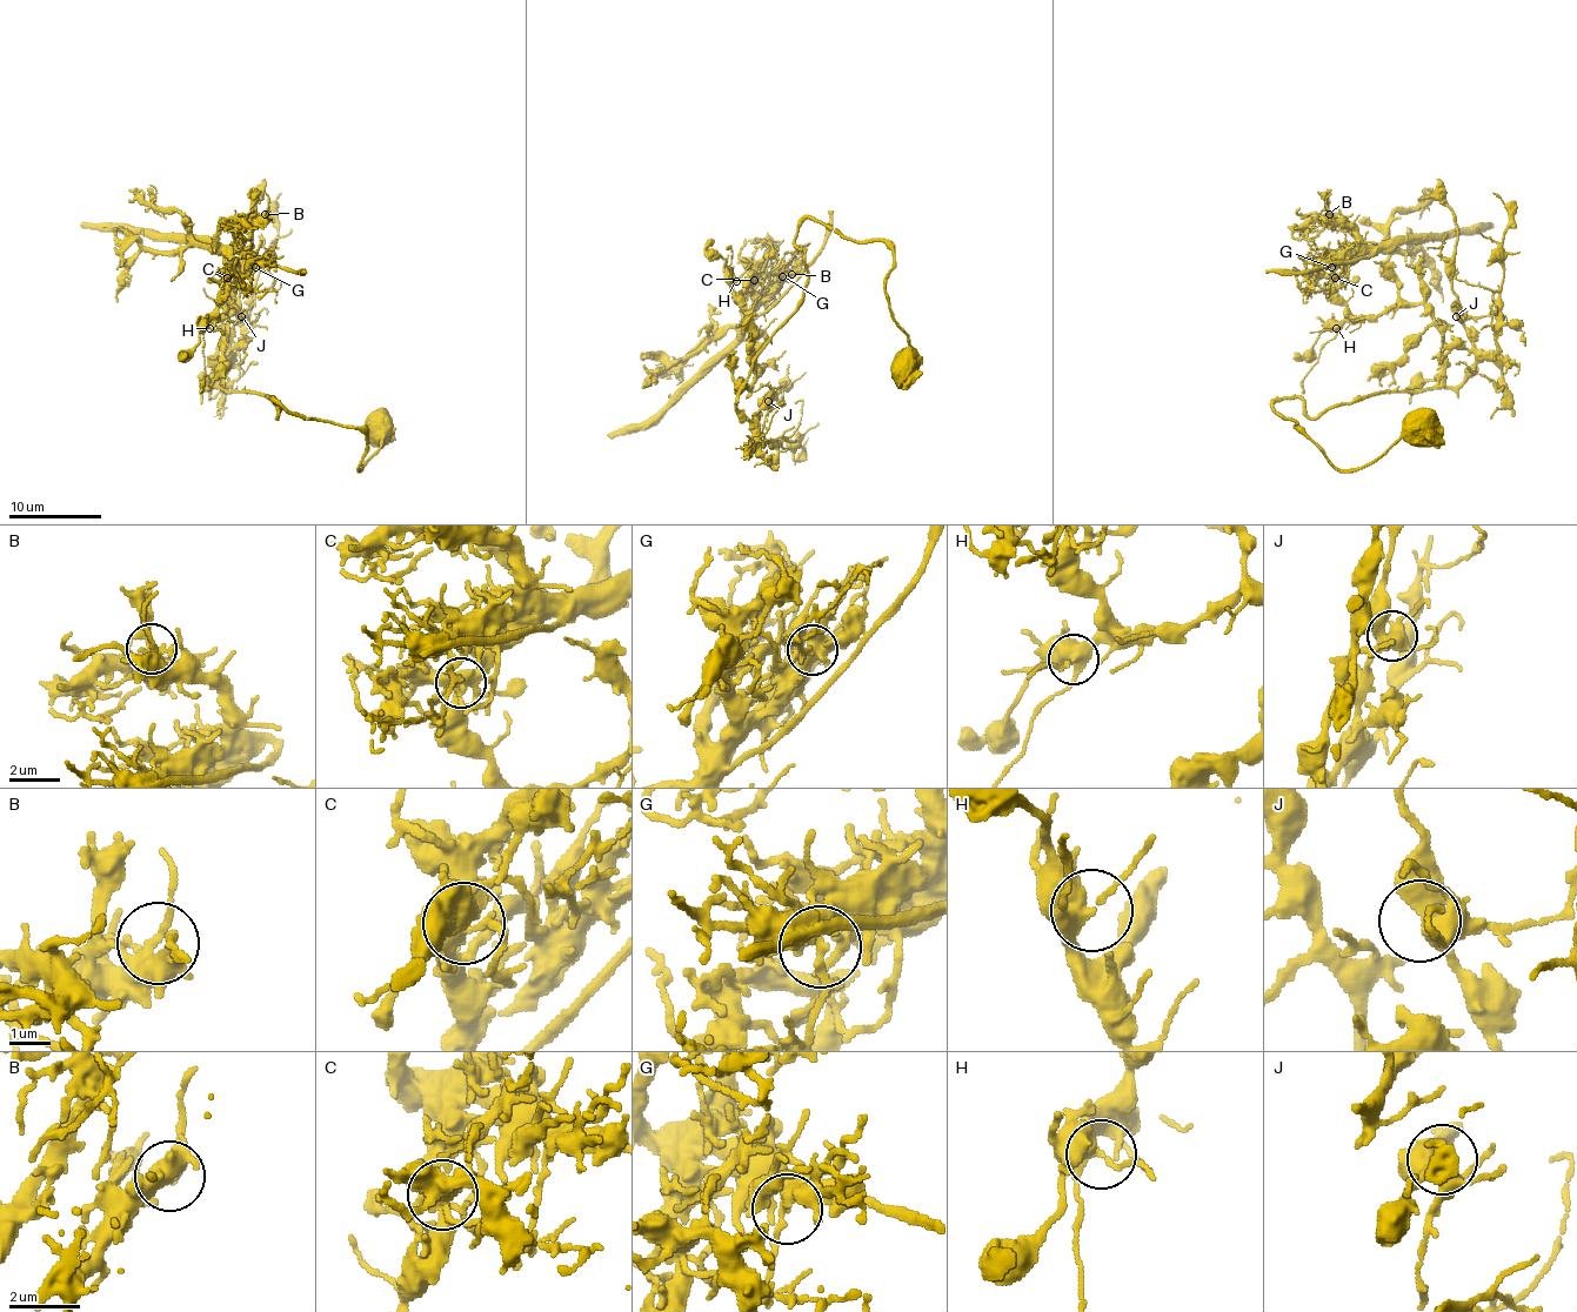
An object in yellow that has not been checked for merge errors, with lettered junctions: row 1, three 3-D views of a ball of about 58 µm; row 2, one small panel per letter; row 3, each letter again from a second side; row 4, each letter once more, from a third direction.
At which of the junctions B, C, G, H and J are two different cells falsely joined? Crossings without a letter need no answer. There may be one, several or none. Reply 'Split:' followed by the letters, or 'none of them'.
Split: C

